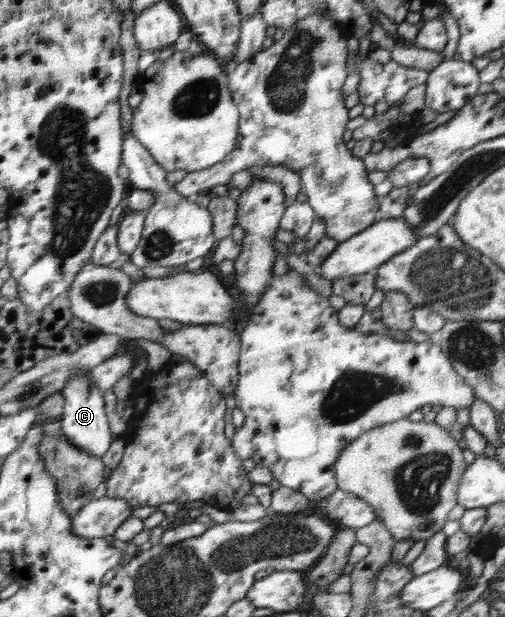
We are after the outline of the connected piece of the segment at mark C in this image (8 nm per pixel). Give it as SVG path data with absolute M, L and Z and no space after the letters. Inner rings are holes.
M89 372L71 376L61 390L64 404L63 414L60 418L60 430L73 446L79 446L81 450L91 454L93 458L101 458L109 450L113 436L111 436L109 422L105 416L103 392L97 386L91 386L91 382L87 382L87 373Z

